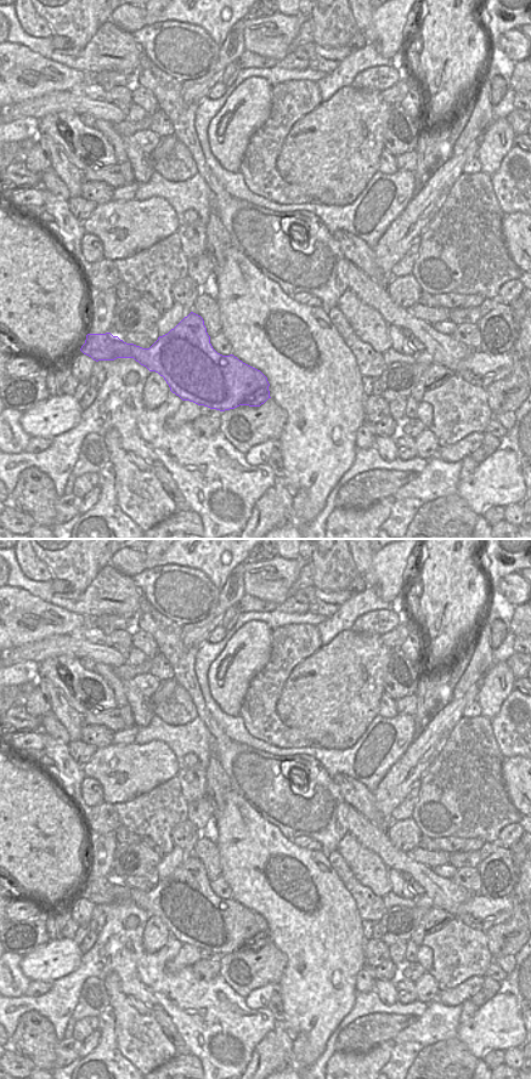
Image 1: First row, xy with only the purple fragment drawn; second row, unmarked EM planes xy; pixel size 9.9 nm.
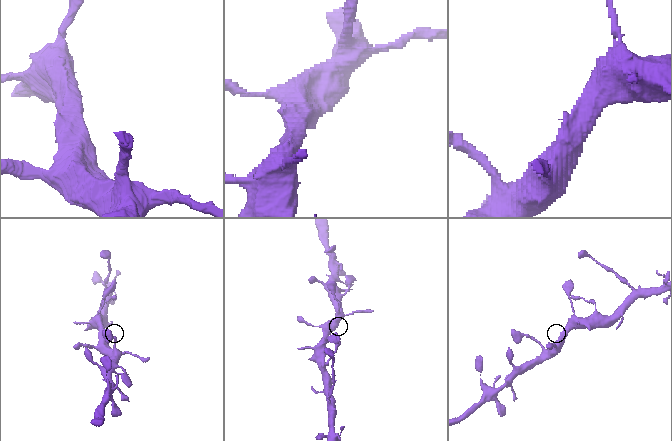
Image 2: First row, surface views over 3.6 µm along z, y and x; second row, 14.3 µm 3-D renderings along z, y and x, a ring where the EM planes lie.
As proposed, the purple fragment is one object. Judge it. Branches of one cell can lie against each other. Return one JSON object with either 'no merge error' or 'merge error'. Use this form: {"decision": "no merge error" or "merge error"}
{"decision": "no merge error"}

